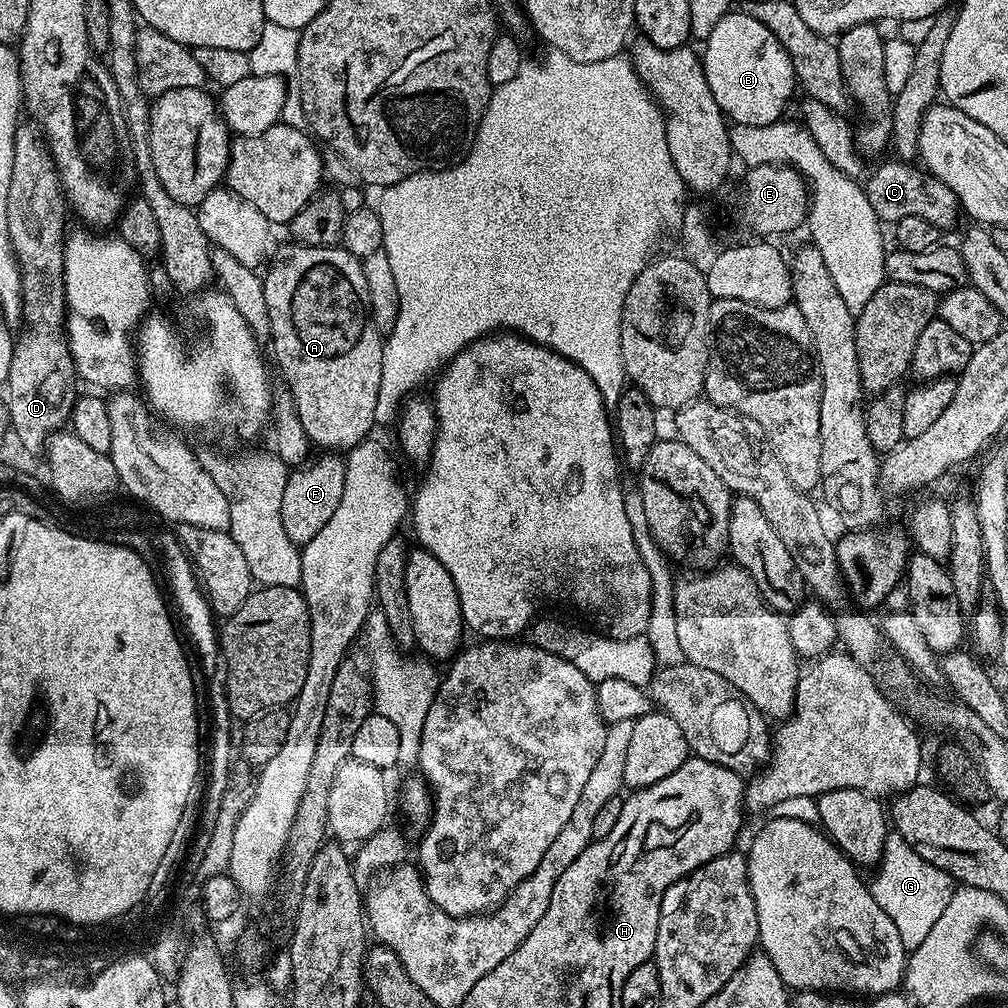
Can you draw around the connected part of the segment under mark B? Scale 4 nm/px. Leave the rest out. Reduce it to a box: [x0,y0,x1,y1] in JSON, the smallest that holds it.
[703,14,797,128]

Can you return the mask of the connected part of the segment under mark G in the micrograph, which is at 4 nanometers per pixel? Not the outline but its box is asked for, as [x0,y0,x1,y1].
[870,834,954,950]

